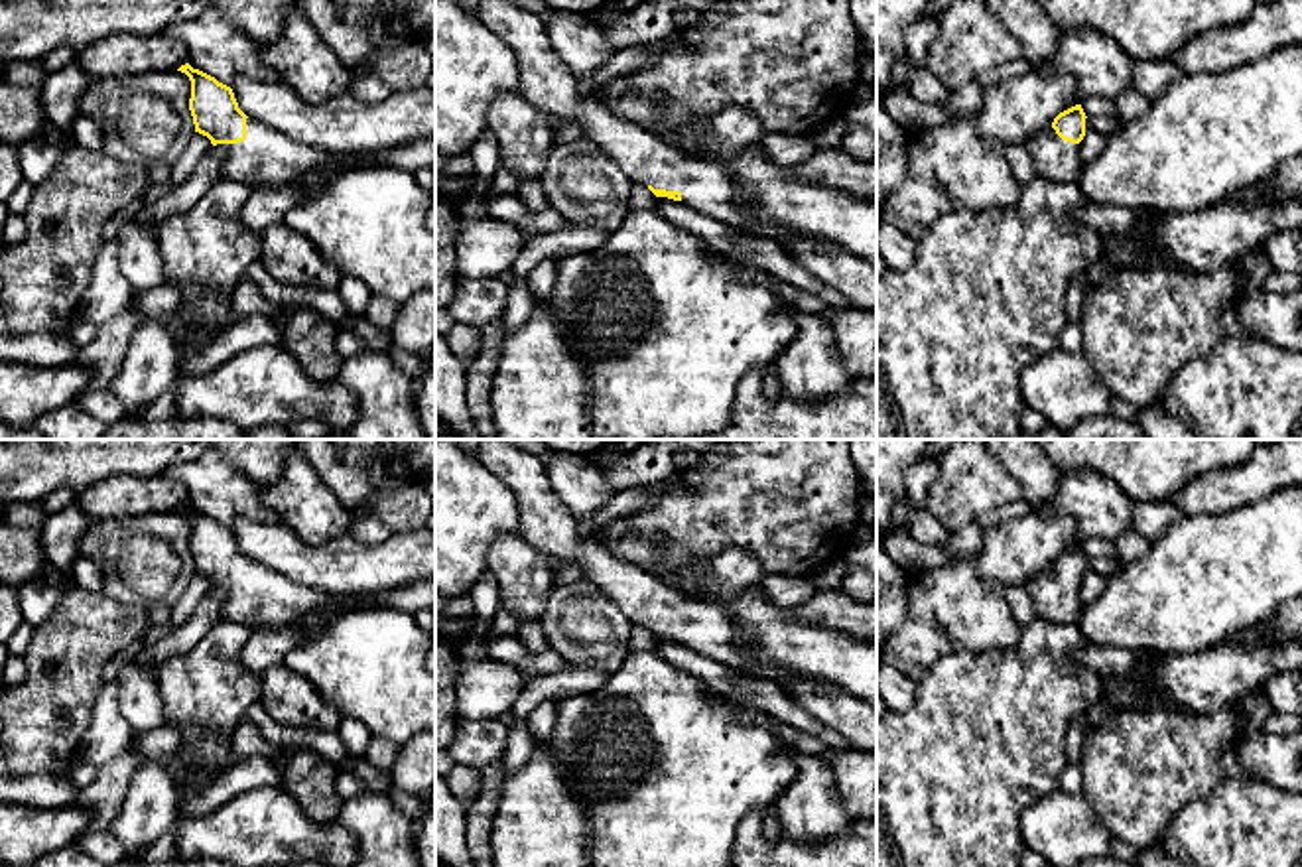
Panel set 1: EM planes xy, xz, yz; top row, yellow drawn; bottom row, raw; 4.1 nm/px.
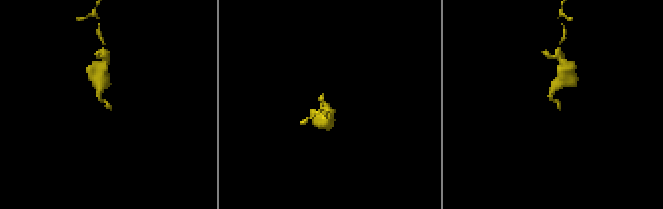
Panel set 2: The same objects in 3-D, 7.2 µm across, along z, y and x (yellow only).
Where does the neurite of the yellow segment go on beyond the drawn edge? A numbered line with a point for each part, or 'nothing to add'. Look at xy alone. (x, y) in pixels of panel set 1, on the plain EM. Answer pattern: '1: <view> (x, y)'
1: xy (266, 598)

